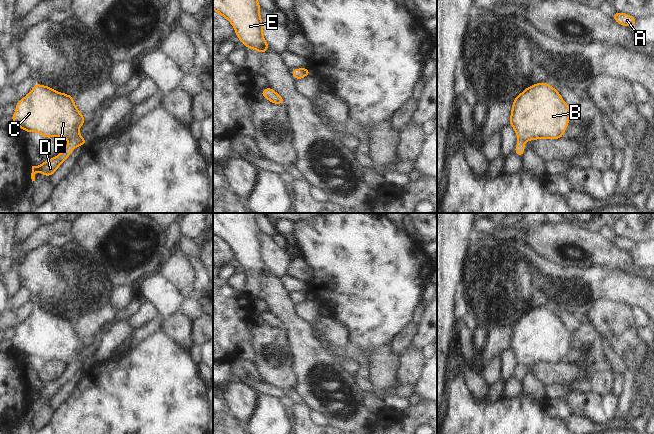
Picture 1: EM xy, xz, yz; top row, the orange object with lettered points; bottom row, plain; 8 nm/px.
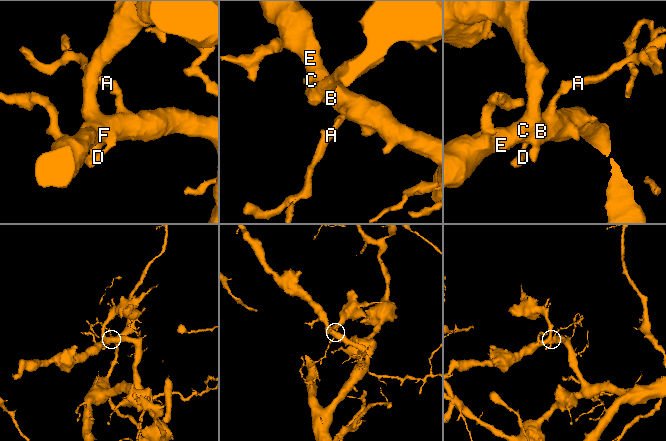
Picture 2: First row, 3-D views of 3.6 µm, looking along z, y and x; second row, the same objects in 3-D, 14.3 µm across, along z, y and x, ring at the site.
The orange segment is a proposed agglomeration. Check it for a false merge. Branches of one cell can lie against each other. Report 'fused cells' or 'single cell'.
single cell

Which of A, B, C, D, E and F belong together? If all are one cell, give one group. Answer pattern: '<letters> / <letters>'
A B C D E F

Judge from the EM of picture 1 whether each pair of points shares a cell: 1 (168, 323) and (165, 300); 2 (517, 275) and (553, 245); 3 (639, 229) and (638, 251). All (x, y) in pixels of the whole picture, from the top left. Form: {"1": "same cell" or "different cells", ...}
{"1": "different cells", "2": "different cells", "3": "different cells"}

